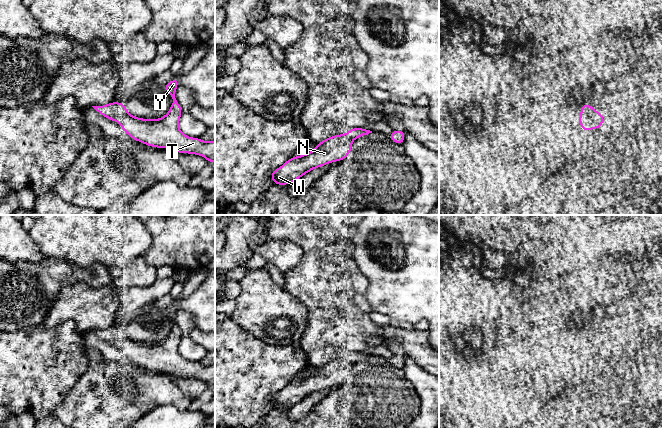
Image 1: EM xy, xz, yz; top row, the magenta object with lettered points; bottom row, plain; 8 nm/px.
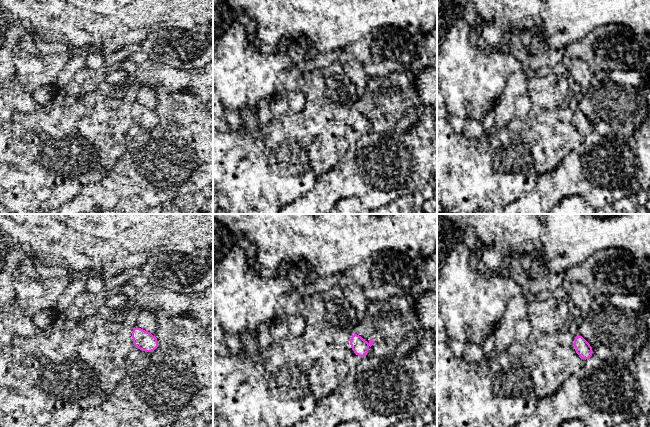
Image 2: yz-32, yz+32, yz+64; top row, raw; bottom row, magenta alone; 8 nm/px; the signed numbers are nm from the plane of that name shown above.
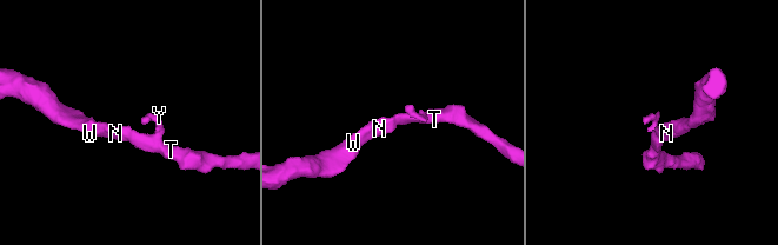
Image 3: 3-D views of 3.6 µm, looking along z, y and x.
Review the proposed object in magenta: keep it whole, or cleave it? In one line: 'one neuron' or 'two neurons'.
one neuron

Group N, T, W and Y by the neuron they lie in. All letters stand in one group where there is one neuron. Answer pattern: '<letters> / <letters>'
N T W Y

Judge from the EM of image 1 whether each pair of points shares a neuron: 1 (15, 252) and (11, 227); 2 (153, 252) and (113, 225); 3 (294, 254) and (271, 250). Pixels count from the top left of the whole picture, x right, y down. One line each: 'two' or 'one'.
1: one
2: two
3: one

